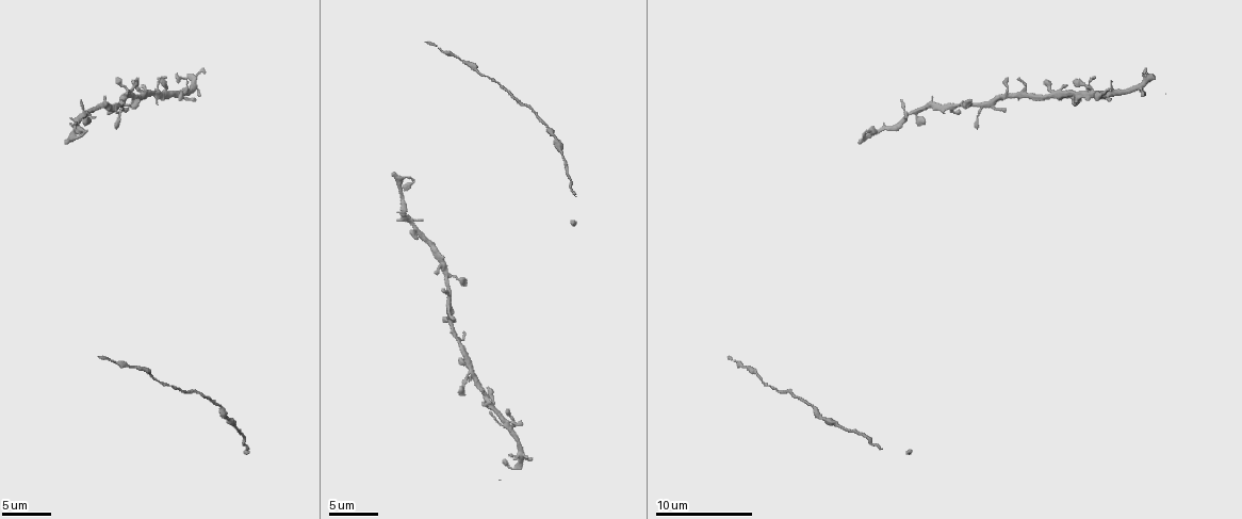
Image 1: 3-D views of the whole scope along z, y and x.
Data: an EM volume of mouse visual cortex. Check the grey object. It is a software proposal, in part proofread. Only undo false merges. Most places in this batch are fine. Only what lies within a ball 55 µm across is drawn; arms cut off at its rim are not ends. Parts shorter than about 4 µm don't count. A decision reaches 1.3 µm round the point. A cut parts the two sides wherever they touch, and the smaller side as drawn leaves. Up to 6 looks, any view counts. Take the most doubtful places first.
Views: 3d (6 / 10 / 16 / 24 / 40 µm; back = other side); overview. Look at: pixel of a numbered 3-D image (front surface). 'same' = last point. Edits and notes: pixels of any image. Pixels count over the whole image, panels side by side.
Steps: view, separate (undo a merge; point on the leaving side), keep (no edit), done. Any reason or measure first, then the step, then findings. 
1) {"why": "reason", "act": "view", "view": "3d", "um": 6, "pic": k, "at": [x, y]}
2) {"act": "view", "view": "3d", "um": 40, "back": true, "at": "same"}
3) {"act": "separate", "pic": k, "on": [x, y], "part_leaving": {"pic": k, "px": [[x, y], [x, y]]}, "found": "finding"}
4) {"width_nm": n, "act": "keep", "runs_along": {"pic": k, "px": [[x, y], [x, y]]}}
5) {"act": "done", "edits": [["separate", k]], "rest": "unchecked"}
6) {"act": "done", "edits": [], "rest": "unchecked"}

{"act": "view", "view": "3d", "um": 10, "pic": 1, "at": [450, 298]}

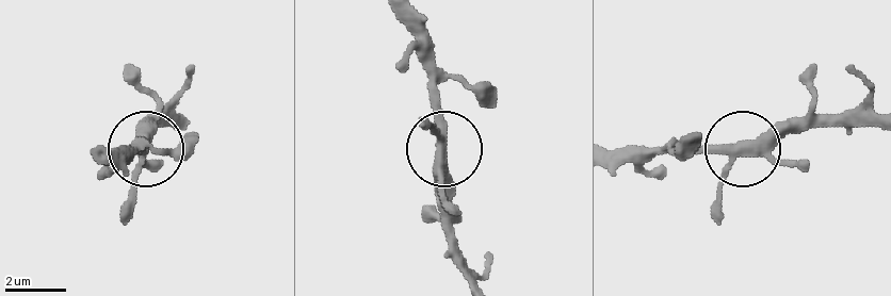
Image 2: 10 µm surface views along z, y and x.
{"act": "view", "view": "3d", "um": 10, "back": true, "pic": 2, "at": [442, 144]}

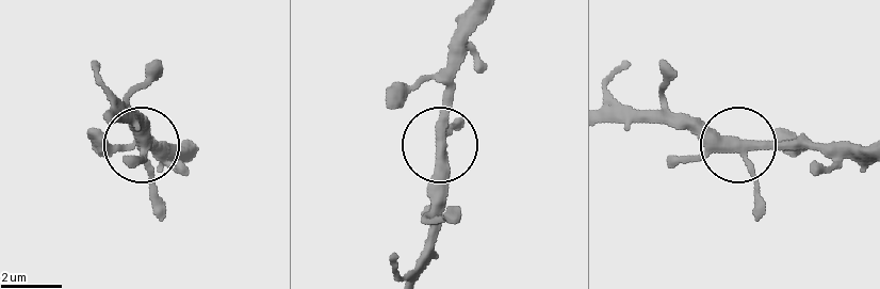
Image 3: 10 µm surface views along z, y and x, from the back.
{"side_arm_um": 25, "act": "keep", "runs_along": {"pic": 3, "px": [[191, 154], [140, 146], [140, 111]]}, "found": "continuous, no second cell"}

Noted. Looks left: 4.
{"why": "three-way junction", "act": "view", "view": "3d", "um": 6, "pic": 1, "at": [864, 137]}

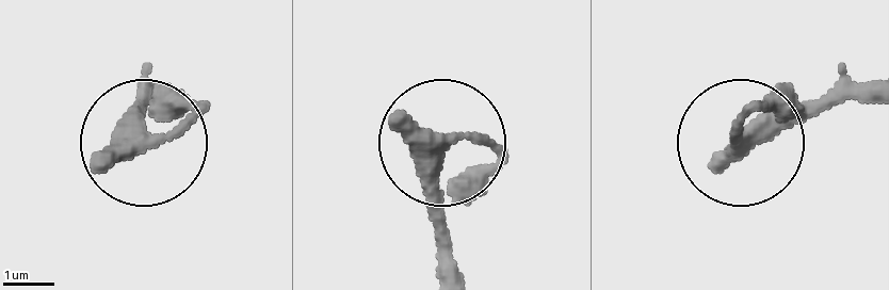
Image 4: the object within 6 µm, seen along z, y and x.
{"act": "view", "view": "3d", "um": 6, "back": true, "pic": 4, "at": [135, 146]}

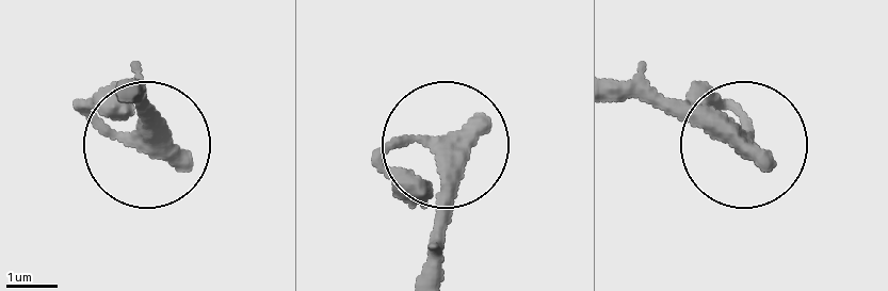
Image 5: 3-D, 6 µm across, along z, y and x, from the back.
{"side_arm_um": 55, "arms": 3, "act": "keep", "found": "all the same cell"}

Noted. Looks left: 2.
{"why": "two arms at a narrow angle", "act": "view", "view": "3d", "um": 10, "pic": 1, "at": [506, 425]}

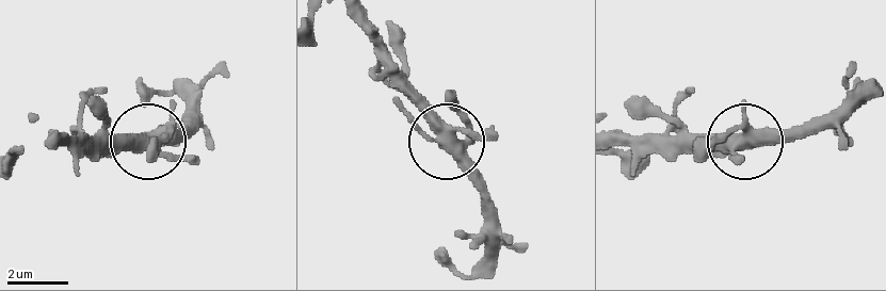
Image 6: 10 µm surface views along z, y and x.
{"act": "view", "view": "3d", "um": 10, "back": true, "pic": 6, "at": [144, 144]}

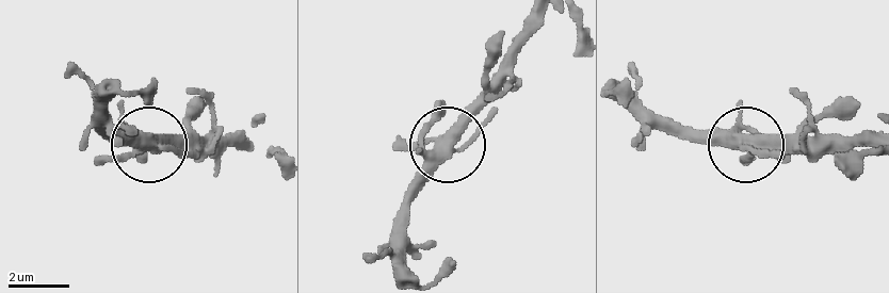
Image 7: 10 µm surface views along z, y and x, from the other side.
{"act": "keep", "runs_along": {"pic": 7, "px": [[251, 147], [103, 140]]}, "found": "continuous, no second cell"}

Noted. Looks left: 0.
{"act": "done", "edits": [], "rest": "unchecked"}

